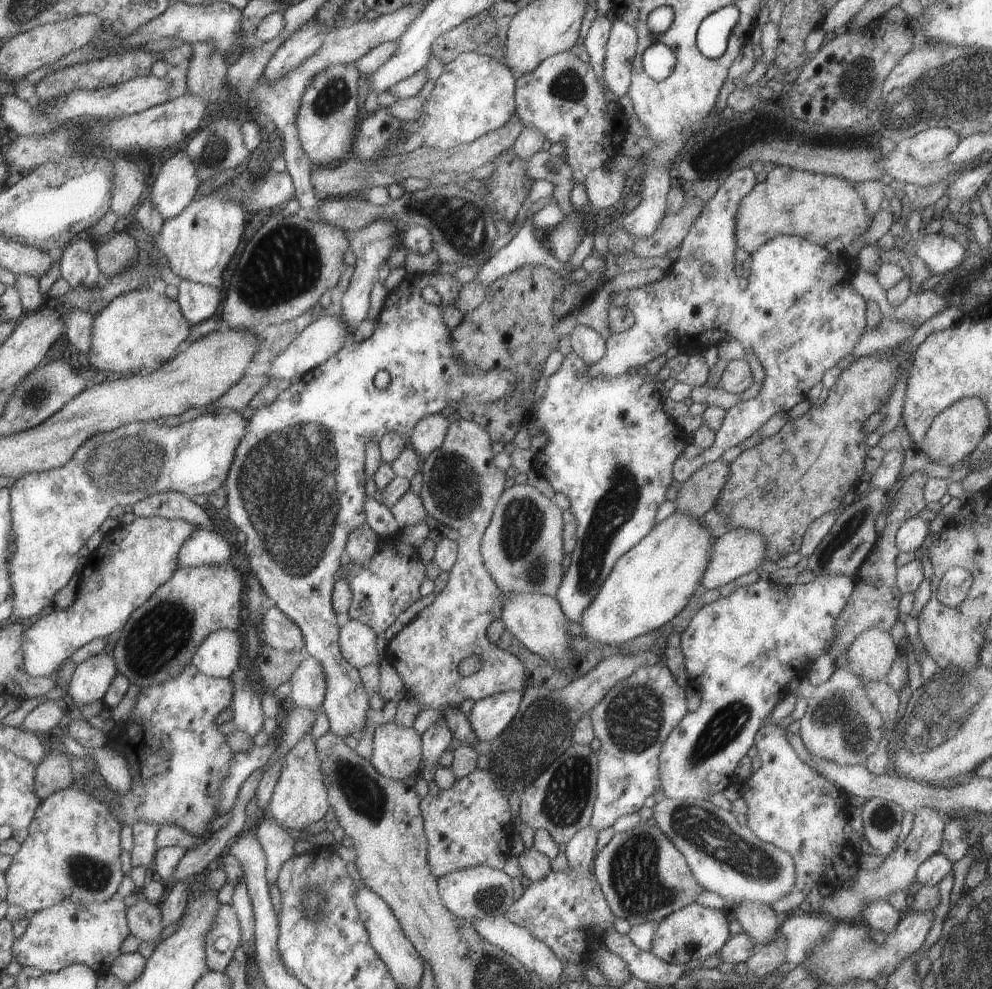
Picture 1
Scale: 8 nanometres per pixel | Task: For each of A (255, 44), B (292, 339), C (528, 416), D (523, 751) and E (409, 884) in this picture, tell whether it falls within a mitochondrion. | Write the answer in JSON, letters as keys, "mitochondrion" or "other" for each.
{"A":"other","B":"other","C":"other","D":"mitochondrion","E":"other"}

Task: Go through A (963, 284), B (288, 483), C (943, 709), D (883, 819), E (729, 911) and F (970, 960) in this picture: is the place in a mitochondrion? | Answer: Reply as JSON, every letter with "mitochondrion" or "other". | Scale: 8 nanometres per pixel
{"A":"mitochondrion","B":"mitochondrion","C":"mitochondrion","D":"mitochondrion","E":"other","F":"mitochondrion"}

